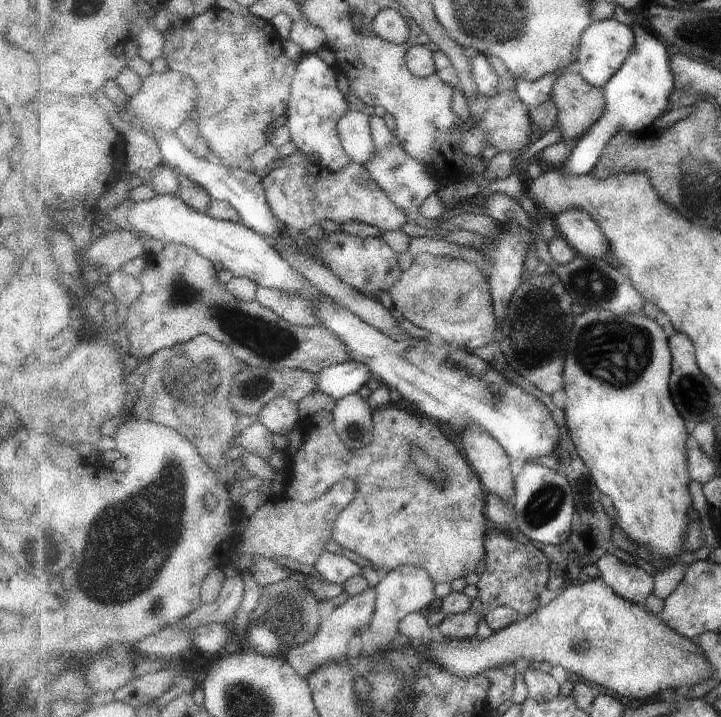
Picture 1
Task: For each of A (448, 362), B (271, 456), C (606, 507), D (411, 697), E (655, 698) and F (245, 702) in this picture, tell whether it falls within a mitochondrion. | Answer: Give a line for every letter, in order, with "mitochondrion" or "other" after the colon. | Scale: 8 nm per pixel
A: mitochondrion
B: other
C: other
D: other
E: other
F: mitochondrion

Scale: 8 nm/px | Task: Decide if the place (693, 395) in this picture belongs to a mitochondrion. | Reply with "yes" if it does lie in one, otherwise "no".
yes

